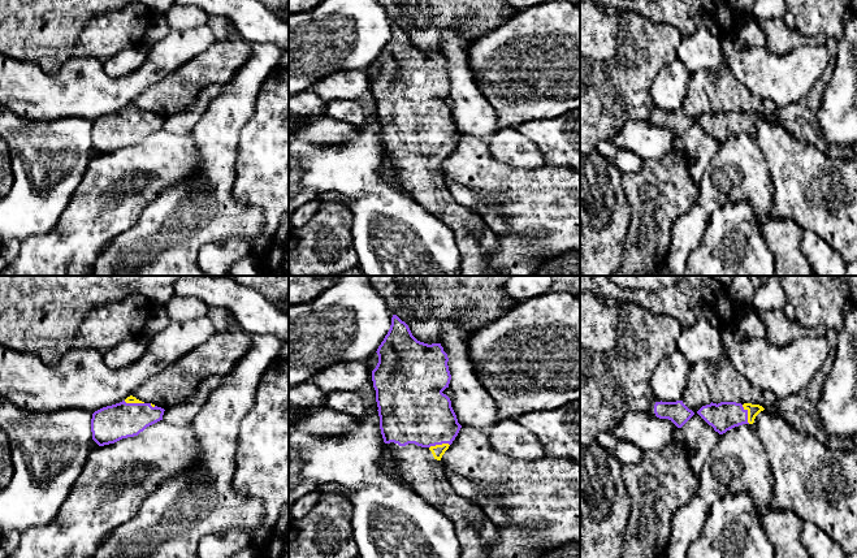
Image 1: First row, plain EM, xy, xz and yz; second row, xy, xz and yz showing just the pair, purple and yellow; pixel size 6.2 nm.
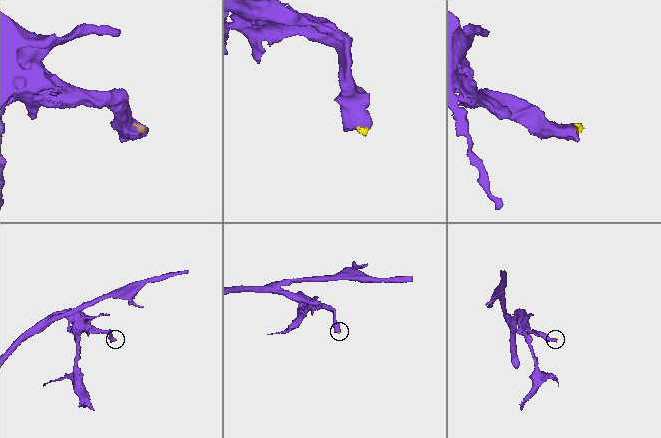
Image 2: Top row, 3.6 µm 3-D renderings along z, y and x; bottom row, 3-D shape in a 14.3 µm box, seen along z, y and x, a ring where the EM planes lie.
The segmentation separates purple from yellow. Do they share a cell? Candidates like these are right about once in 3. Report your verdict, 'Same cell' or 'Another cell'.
Same cell

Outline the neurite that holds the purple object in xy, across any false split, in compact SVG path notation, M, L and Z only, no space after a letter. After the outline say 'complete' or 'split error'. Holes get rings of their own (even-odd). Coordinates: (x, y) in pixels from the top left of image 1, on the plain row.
M130 104L125 109L92 122L92 148L99 153L114 152L138 144L147 135L163 129L164 117Z | split error

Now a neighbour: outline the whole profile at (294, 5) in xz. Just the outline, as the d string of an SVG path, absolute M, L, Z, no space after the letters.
M289 0L289 14L308 12L323 1L324 0Z

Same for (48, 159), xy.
M0 105L0 137L9 148L14 177L12 190L0 199L0 248L9 241L22 243L30 237L46 235L53 230L91 161L91 127L92 122L81 118L31 122Z

